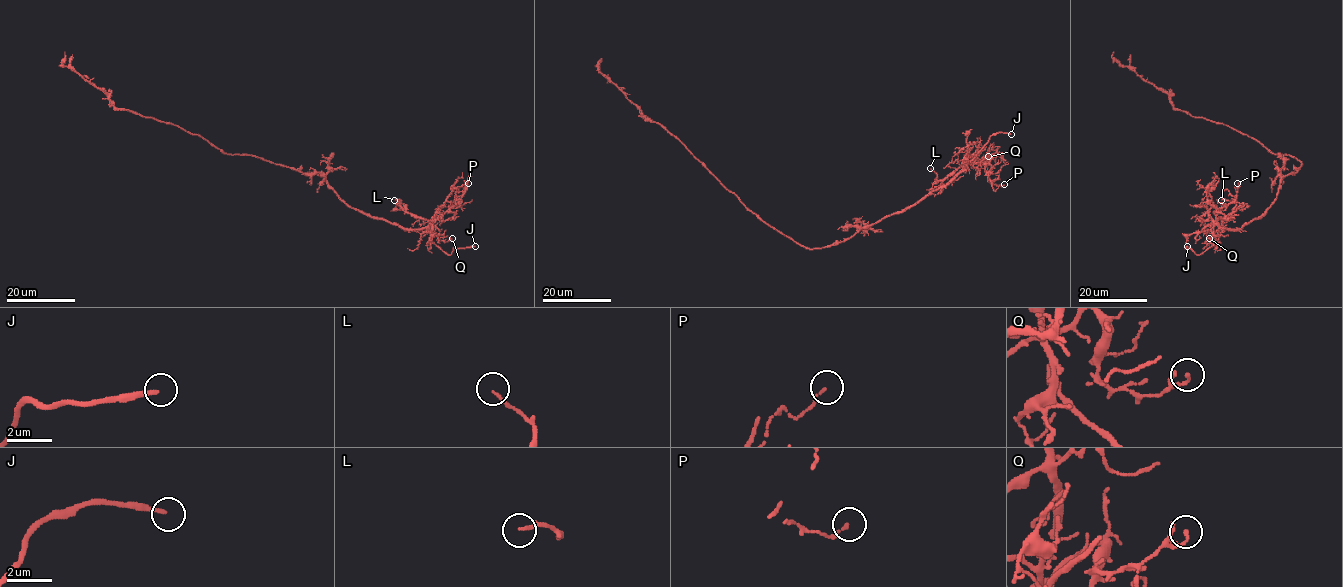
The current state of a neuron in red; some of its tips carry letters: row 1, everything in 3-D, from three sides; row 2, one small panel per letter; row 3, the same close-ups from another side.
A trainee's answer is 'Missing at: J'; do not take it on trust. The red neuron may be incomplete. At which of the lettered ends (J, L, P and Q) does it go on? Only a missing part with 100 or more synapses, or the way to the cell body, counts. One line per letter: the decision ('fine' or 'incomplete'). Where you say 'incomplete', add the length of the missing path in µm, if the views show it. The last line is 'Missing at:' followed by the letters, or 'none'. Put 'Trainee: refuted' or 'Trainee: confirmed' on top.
Trainee: confirmed
J: incomplete | 15 µm
L: fine
P: fine
Q: fine
Missing at: J

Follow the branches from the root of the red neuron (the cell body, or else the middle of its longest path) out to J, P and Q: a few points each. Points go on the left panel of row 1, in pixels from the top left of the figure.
J: (258, 156), (322, 176), (341, 200), (371, 216), (428, 229), (447, 254), (475, 246)
P: (258, 156), (317, 173), (352, 207), (408, 229), (424, 229), (443, 215), (455, 201), (455, 193), (468, 183)
Q: (258, 156), (322, 176), (341, 200), (371, 216), (403, 228), (430, 231), (436, 228), (441, 241), (452, 238)

